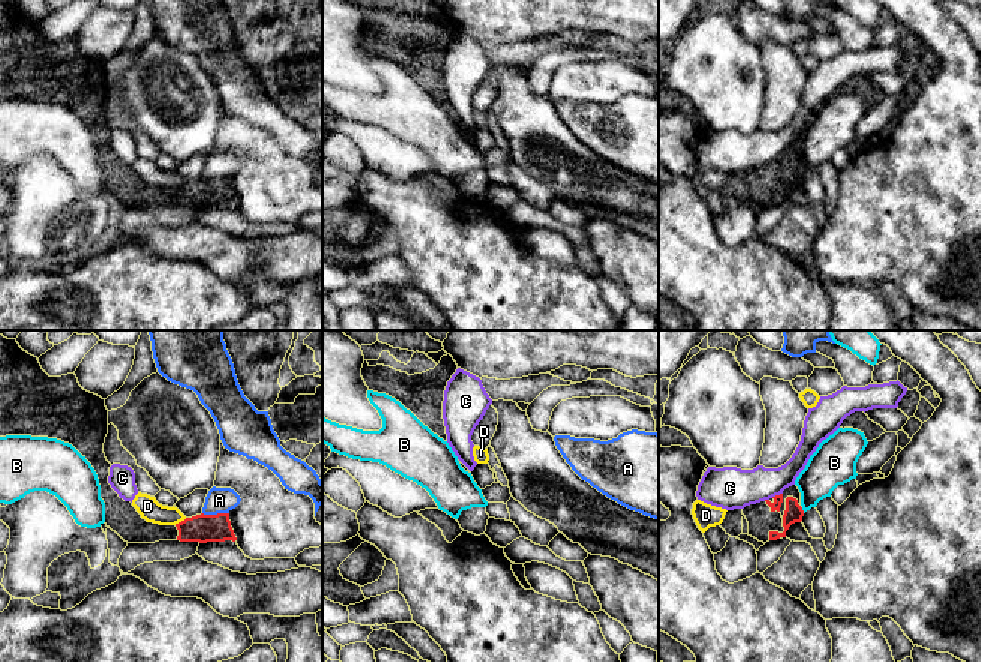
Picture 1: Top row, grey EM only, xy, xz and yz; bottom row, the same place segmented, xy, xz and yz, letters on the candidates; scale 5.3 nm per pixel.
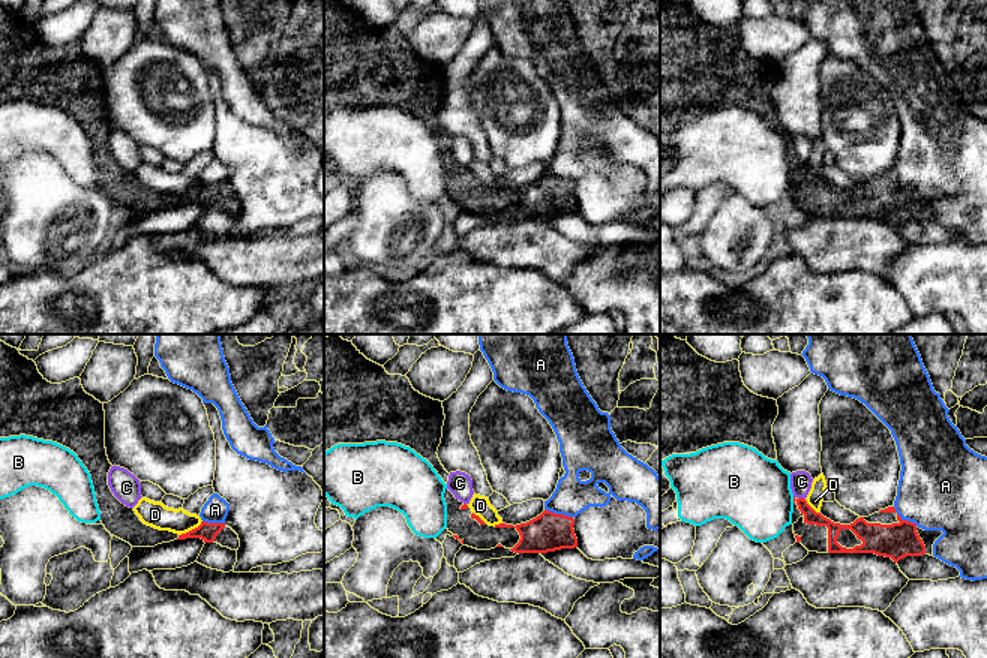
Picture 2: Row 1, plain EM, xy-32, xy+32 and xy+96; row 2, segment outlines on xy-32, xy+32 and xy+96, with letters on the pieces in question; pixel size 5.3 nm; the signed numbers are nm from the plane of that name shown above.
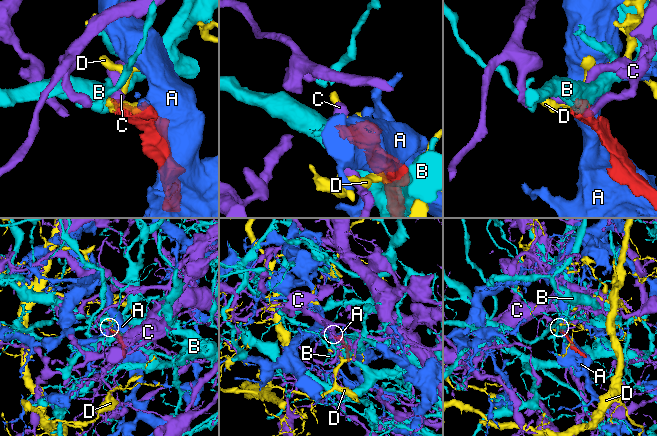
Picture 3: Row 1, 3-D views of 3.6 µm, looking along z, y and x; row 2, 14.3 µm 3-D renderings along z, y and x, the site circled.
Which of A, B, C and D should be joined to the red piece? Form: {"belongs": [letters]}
{"belongs": []}

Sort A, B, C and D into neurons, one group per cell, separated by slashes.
A / B / C / D

